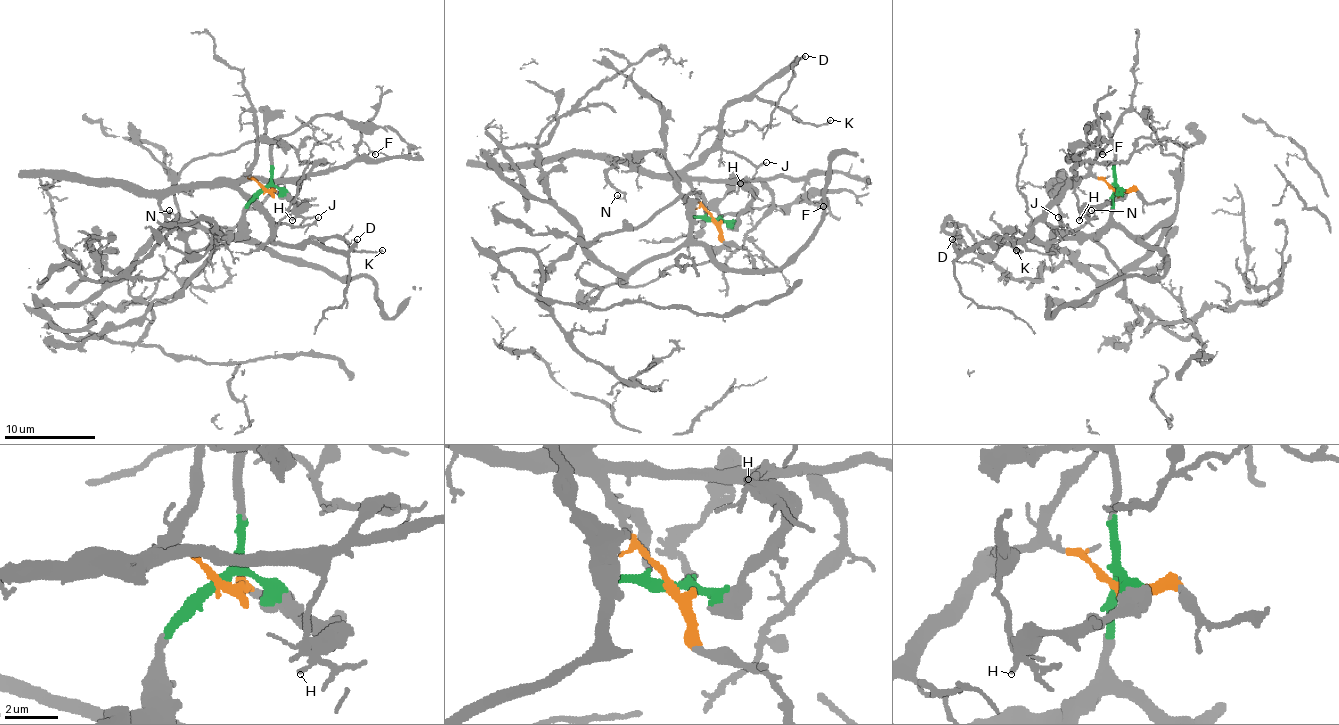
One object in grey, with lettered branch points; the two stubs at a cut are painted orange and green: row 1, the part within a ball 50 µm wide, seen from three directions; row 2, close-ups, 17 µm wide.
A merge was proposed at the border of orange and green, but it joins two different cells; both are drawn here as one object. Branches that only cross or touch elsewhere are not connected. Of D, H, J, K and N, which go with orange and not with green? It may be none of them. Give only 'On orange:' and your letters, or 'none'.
On orange: D, J, K, N

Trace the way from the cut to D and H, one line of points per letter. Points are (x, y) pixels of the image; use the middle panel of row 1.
D: (712, 218), (685, 173), (716, 141), (723, 111), (742, 98), (751, 98), (794, 61), (805, 57)
H: (712, 218), (735, 221), (751, 200), (751, 193), (739, 182)

